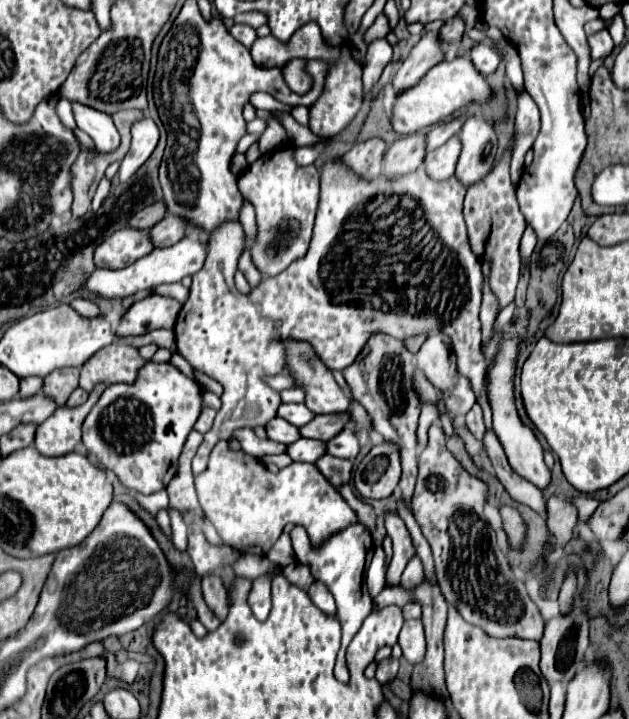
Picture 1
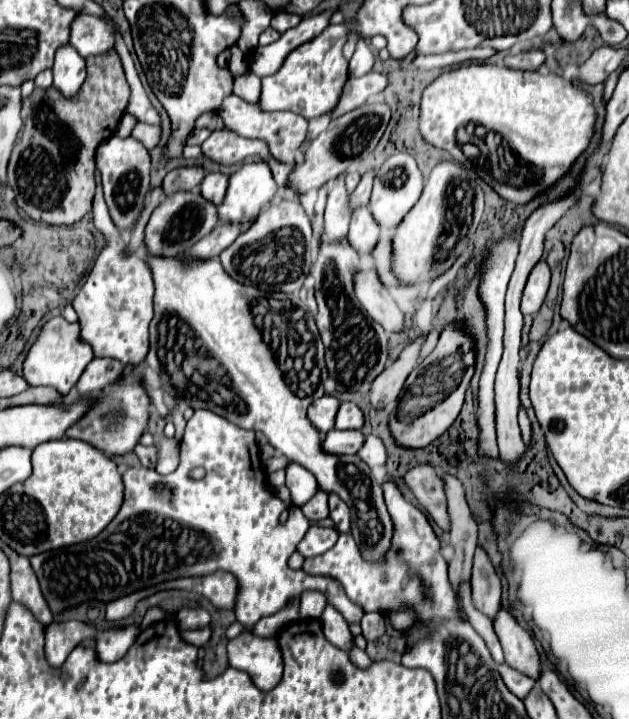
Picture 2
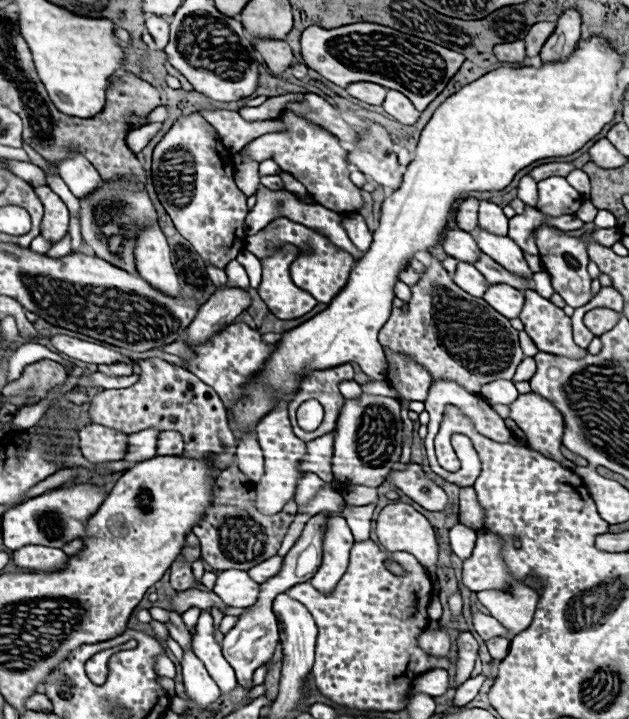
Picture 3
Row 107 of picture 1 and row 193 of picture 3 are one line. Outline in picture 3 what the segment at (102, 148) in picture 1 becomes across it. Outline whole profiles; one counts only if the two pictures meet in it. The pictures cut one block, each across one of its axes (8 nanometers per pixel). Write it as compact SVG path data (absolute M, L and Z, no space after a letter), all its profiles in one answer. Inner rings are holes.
M70 152L64 160L60 160L58 174L66 182L70 192L78 198L88 196L88 192L92 192L92 188L96 188L96 184L100 184L102 180L96 168L88 160L84 160L80 152Z

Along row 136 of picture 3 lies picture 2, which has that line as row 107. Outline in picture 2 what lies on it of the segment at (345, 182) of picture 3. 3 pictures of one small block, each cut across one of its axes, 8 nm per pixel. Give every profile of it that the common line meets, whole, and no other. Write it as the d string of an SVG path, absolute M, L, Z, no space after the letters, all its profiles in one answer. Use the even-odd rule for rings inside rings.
M328 26L314 40L300 44L288 54L274 76L262 78L262 96L258 100L264 112L290 110L304 118L318 118L336 108L342 88L348 80L348 68L340 68L340 52L348 36L348 26Z

